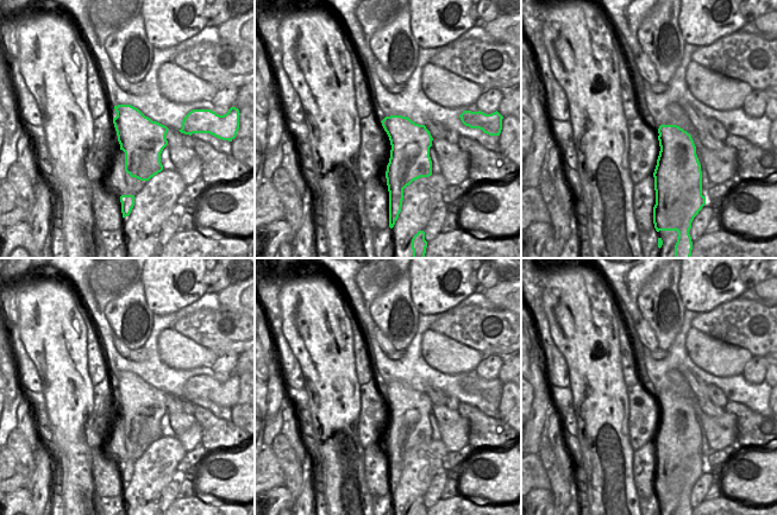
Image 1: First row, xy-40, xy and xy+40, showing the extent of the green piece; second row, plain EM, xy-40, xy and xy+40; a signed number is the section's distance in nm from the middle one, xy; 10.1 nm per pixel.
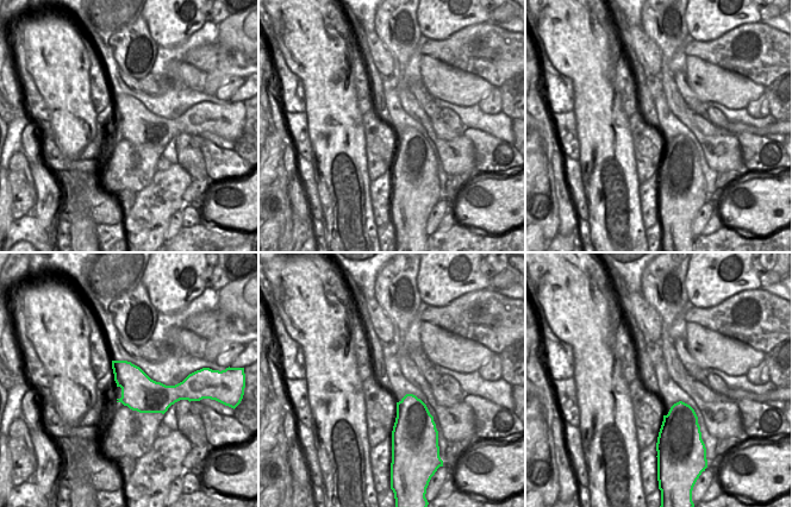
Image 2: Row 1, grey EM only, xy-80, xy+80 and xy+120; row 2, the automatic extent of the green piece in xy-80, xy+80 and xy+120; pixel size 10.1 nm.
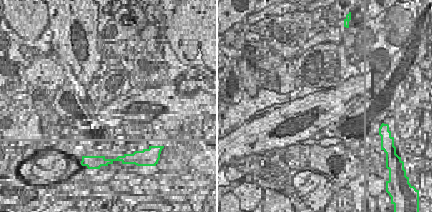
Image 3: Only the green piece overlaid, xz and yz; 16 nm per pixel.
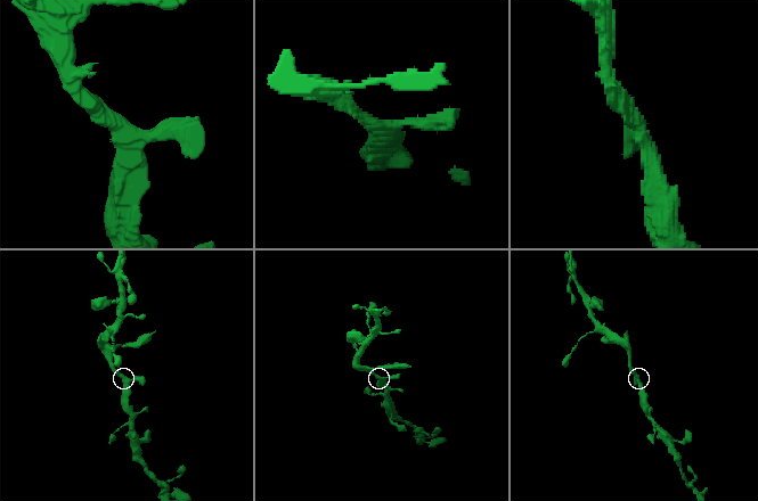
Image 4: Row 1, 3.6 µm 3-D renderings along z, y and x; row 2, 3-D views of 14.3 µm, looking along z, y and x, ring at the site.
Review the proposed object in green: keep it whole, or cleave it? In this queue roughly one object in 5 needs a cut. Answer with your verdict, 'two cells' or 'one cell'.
one cell

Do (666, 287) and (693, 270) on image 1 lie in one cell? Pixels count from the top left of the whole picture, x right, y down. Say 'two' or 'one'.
two

